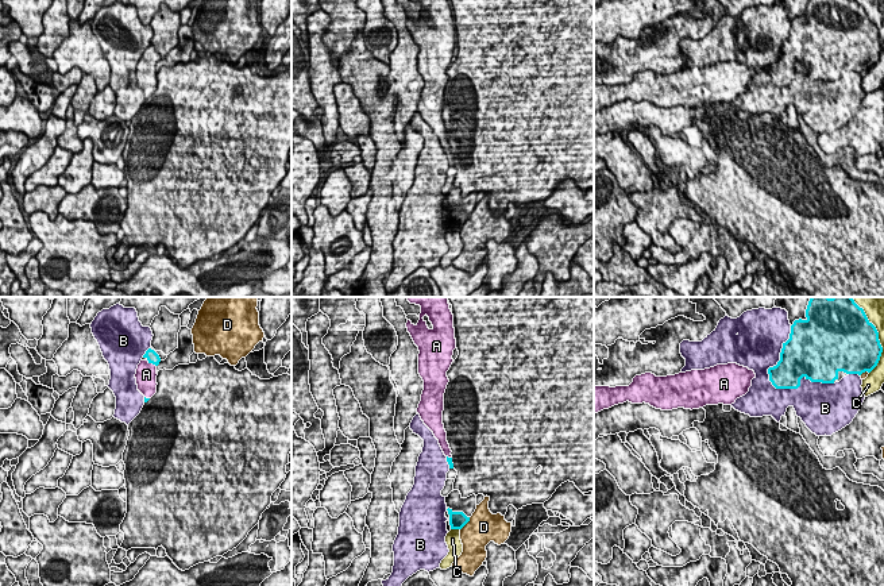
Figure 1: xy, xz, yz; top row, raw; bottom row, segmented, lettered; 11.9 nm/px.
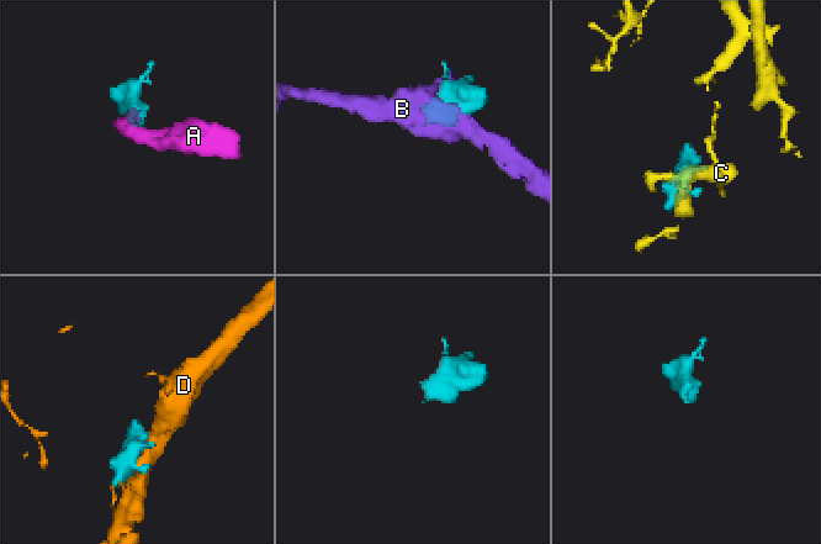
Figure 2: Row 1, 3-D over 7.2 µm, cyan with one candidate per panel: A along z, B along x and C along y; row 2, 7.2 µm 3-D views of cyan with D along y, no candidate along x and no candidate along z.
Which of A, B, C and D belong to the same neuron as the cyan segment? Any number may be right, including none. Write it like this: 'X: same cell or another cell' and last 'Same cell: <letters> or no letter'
A: same cell
B: another cell
C: another cell
D: another cell
Same cell: A

